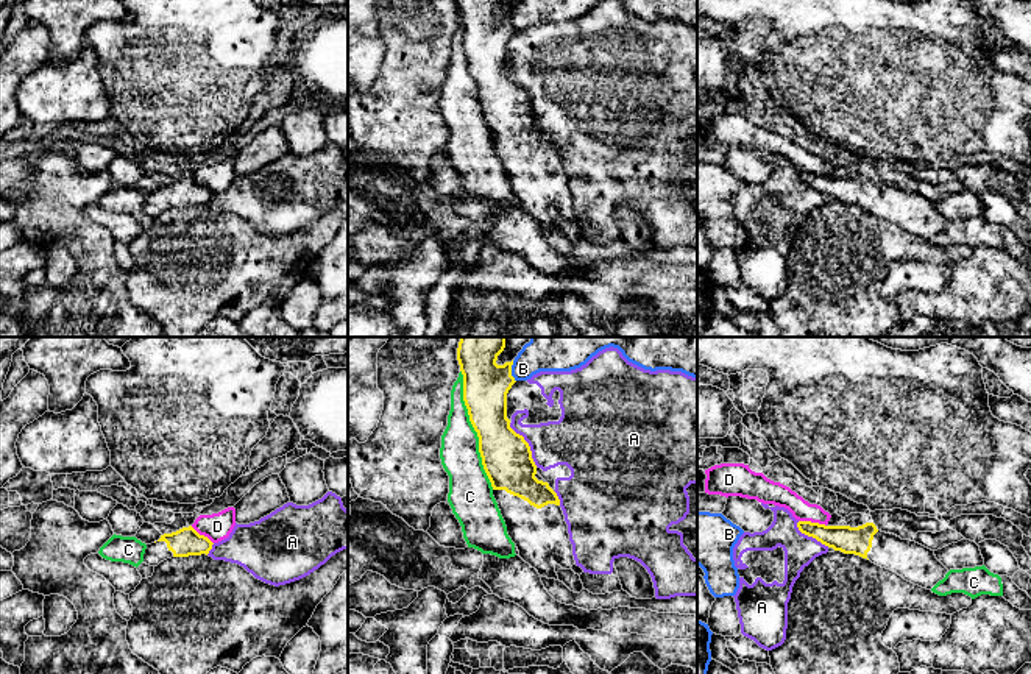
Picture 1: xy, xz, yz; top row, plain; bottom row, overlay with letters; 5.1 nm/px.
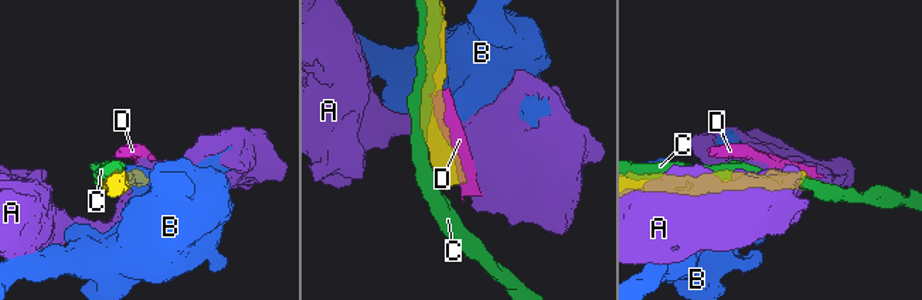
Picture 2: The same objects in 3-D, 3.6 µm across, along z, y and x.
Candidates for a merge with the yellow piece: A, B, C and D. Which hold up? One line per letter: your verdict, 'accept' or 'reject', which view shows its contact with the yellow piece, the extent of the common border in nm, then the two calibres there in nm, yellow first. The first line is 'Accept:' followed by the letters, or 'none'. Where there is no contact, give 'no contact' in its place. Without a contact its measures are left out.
Accept: none
A: reject; meets yellow in xz; contact 260 nm long; 260 nm thick on the yellow side, 280 nm on the other
B: reject; meets yellow in xz; contact 110 nm long; 240 nm thick on the yellow side, 240 nm on the other
C: reject; meets yellow in xz; contact 650 nm long; 260 nm thick on the yellow side, 200 nm on the other
D: reject; meets yellow in yz; contact 150 nm long; 140 nm thick on the yellow side, 120 nm on the other

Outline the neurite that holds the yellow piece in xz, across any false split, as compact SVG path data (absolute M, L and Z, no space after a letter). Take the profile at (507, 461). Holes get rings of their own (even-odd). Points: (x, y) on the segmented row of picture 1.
M460 337L457 348L457 360L463 374L463 401L479 437L484 470L519 557L547 579L558 580L557 565L580 576L583 569L576 565L560 499L547 482L535 477L537 465L530 446L523 435L510 427L507 393L516 381L512 376L513 360L504 365L496 364L504 348L505 337Z

